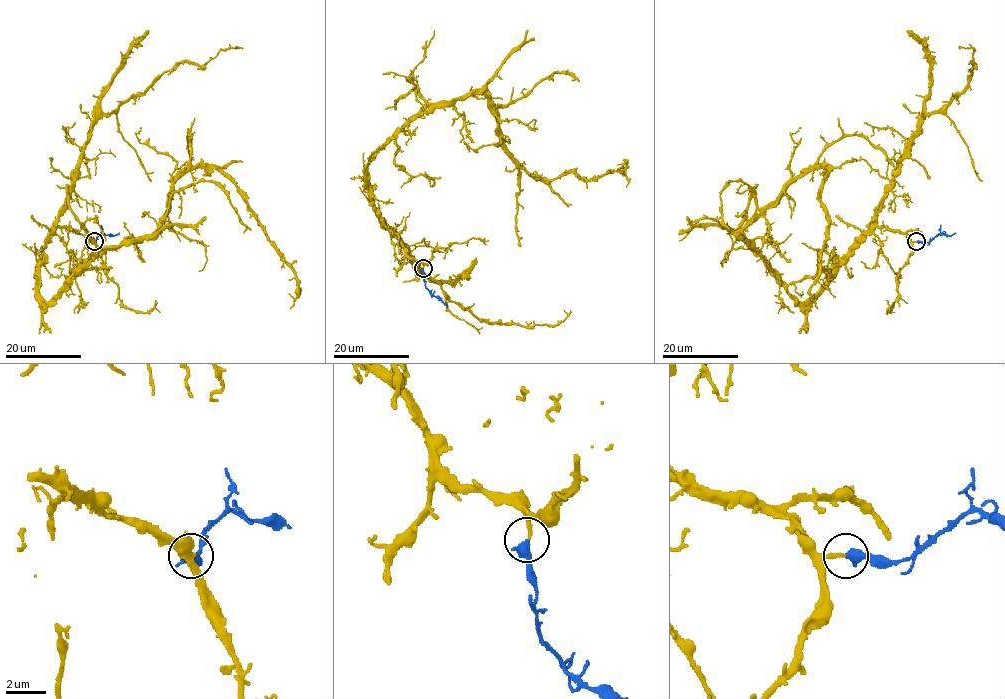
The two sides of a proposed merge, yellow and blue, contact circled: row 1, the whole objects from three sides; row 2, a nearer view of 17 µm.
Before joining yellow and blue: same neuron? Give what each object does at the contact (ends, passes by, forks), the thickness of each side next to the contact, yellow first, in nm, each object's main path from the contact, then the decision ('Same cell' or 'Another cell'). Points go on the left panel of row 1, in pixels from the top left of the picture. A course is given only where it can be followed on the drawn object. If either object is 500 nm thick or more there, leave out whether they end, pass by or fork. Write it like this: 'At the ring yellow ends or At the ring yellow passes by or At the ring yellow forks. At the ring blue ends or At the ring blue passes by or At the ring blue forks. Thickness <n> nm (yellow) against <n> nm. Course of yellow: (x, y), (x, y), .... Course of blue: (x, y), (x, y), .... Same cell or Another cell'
At the ring yellow ends. At the ring blue ends. Thickness 180 nm (yellow) against 480 nm. Course of yellow: (94, 242), (49, 235), (46, 301), (106, 250), (150, 237), (179, 177), (217, 168), (290, 265), (290, 309). Course of blue: (94, 242), (101, 233), (114, 236), (119, 232). Same cell

